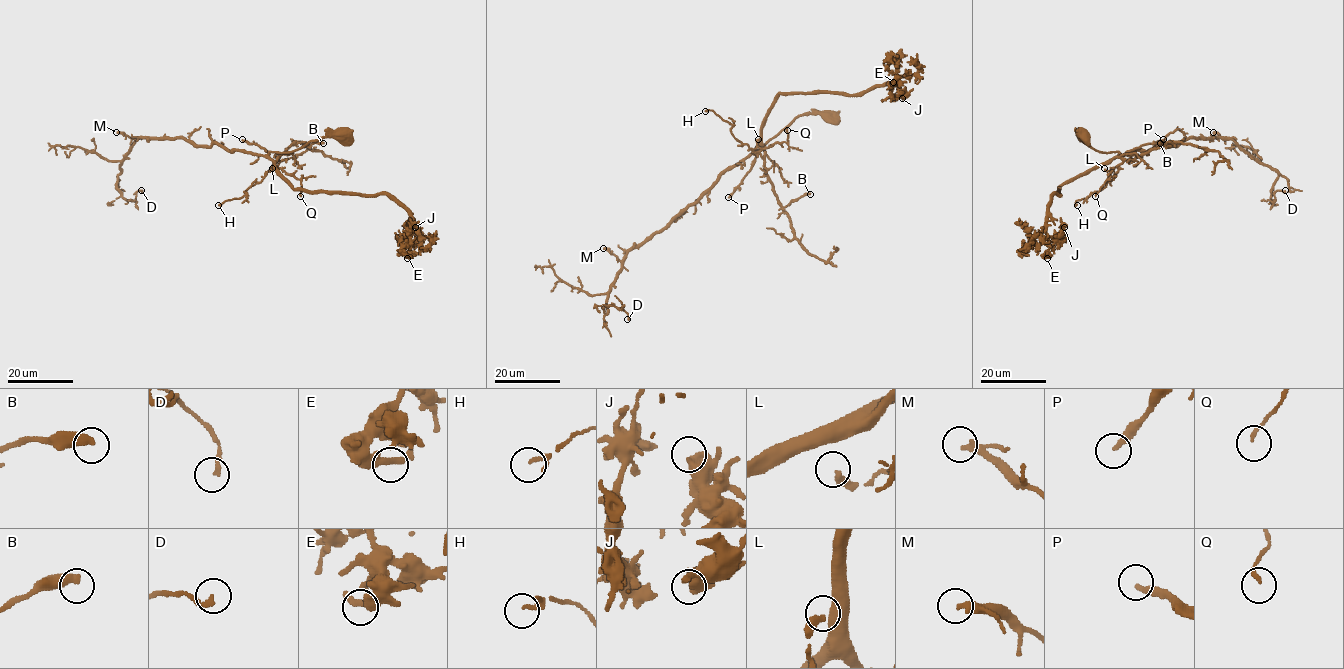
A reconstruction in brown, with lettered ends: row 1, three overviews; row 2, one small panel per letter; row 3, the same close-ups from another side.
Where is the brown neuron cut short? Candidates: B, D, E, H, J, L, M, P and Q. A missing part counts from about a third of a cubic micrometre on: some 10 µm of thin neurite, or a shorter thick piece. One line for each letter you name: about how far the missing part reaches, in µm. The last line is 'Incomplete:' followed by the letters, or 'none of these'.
B: Missing length about 20 µm
P: Missing length about 15 µm
Incomplete: B, P

